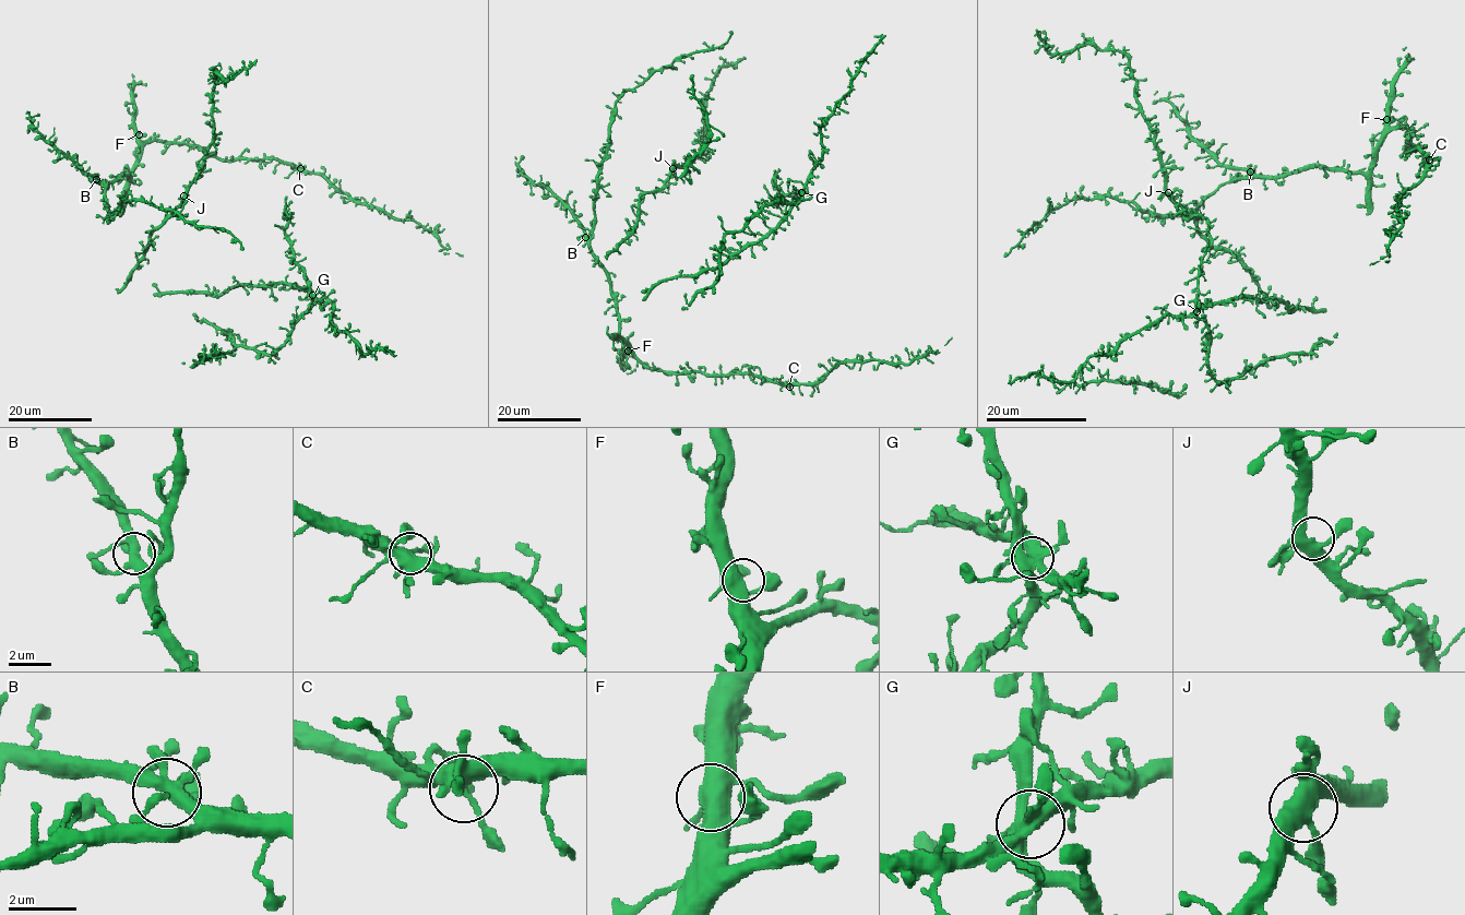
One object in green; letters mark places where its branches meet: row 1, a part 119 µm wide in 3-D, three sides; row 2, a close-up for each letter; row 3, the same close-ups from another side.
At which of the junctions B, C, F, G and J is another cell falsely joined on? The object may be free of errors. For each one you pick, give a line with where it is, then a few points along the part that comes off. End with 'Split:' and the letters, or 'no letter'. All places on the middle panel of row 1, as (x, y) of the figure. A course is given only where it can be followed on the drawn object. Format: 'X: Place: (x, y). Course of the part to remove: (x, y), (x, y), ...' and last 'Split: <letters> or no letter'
Split: no letter

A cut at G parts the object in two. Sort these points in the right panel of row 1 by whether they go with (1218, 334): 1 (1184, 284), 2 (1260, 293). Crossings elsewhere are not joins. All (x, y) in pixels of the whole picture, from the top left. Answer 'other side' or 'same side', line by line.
1: same side
2: same side

